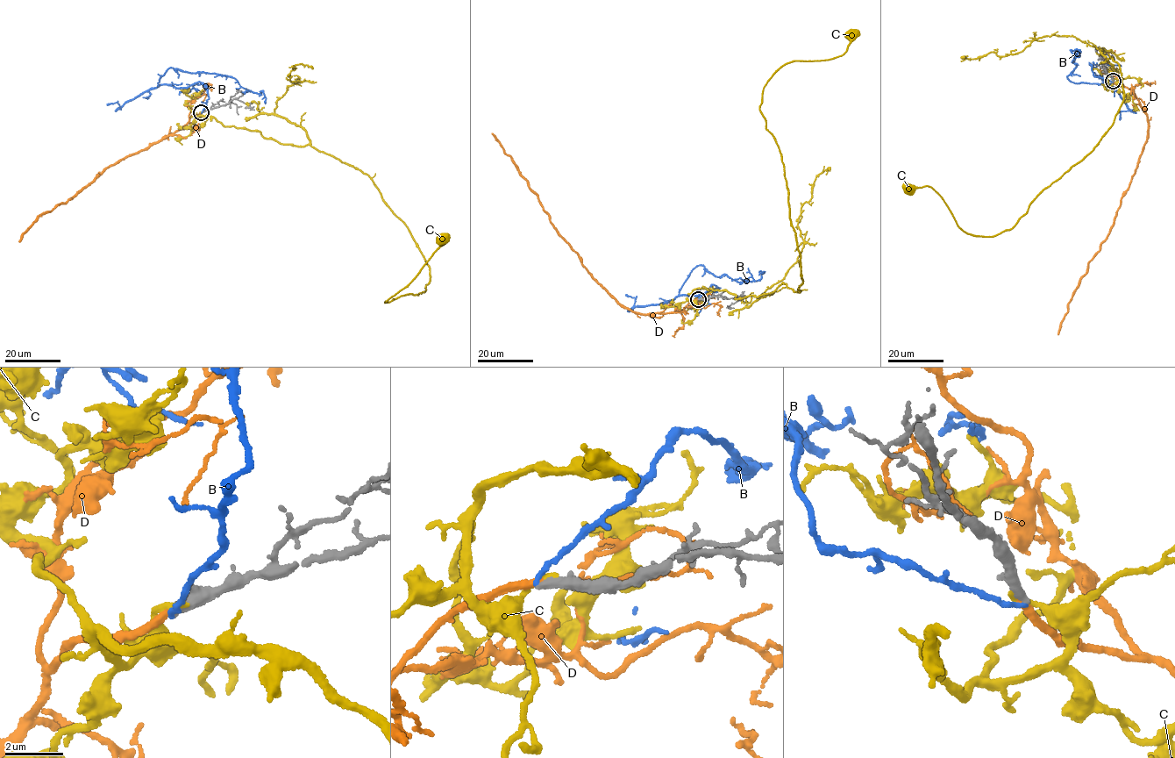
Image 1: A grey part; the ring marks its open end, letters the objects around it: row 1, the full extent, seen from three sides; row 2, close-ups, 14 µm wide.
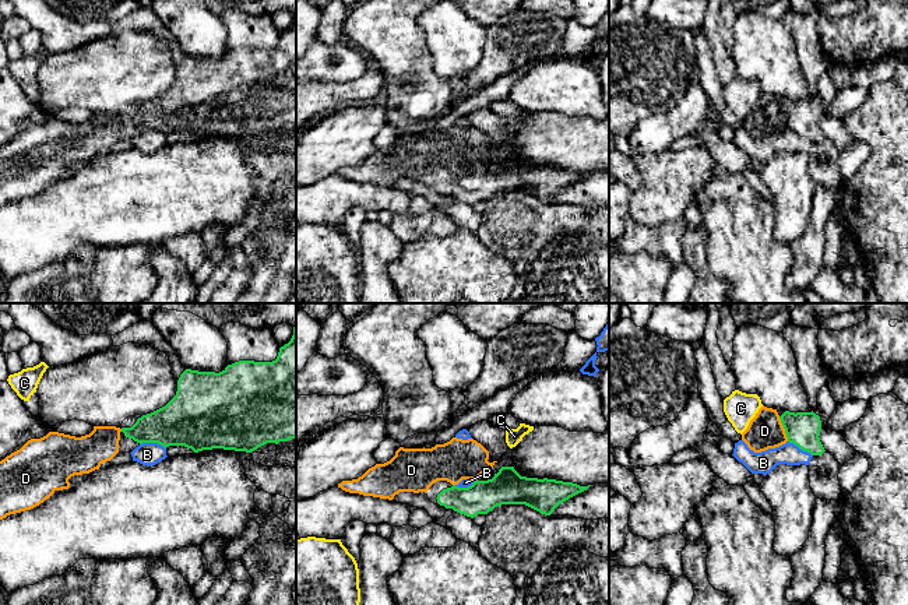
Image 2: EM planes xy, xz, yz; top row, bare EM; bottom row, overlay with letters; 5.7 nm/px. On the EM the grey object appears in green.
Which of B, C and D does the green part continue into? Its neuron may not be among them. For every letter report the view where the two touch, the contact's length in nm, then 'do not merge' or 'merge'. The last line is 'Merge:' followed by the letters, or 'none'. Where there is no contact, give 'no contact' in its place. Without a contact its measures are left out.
B: contact in xy; length 160 nm; do not merge
C: no contact; do not merge
D: contact in yz; length 160 nm; merge
Merge: D

